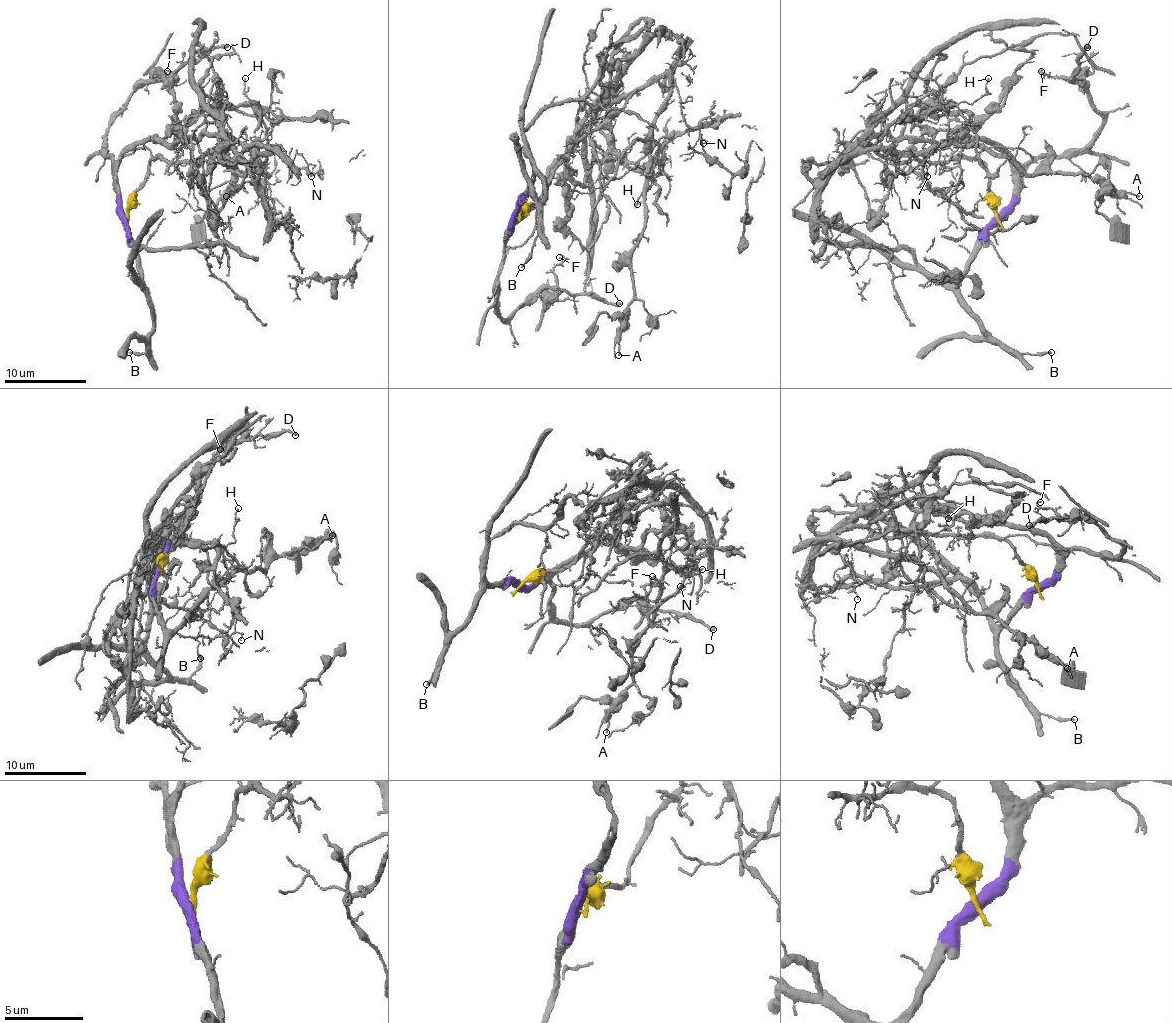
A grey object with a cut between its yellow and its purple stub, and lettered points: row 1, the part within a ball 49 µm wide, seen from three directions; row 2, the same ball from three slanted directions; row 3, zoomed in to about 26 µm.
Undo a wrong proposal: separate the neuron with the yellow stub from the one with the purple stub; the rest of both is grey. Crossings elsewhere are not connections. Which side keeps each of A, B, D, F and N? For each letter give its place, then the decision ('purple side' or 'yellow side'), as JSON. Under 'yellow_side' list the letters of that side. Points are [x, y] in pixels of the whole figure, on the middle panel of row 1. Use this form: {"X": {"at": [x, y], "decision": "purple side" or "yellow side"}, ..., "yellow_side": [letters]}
{"A": {"at": [618, 355], "decision": "yellow side"}, "B": {"at": [521, 267], "decision": "purple side"}, "D": {"at": [619, 303], "decision": "purple side"}, "F": {"at": [559, 257], "decision": "purple side"}, "N": {"at": [703, 143], "decision": "yellow side"}, "yellow_side": ["A", "N"]}

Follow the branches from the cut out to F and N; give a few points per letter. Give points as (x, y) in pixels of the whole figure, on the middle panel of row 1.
F: (517, 214), (503, 255), (499, 312), (505, 319), (536, 294), (556, 284), (554, 267), (562, 261), (558, 257)
N: (519, 214), (540, 202), (550, 171), (577, 142), (667, 77), (683, 120), (704, 142)

